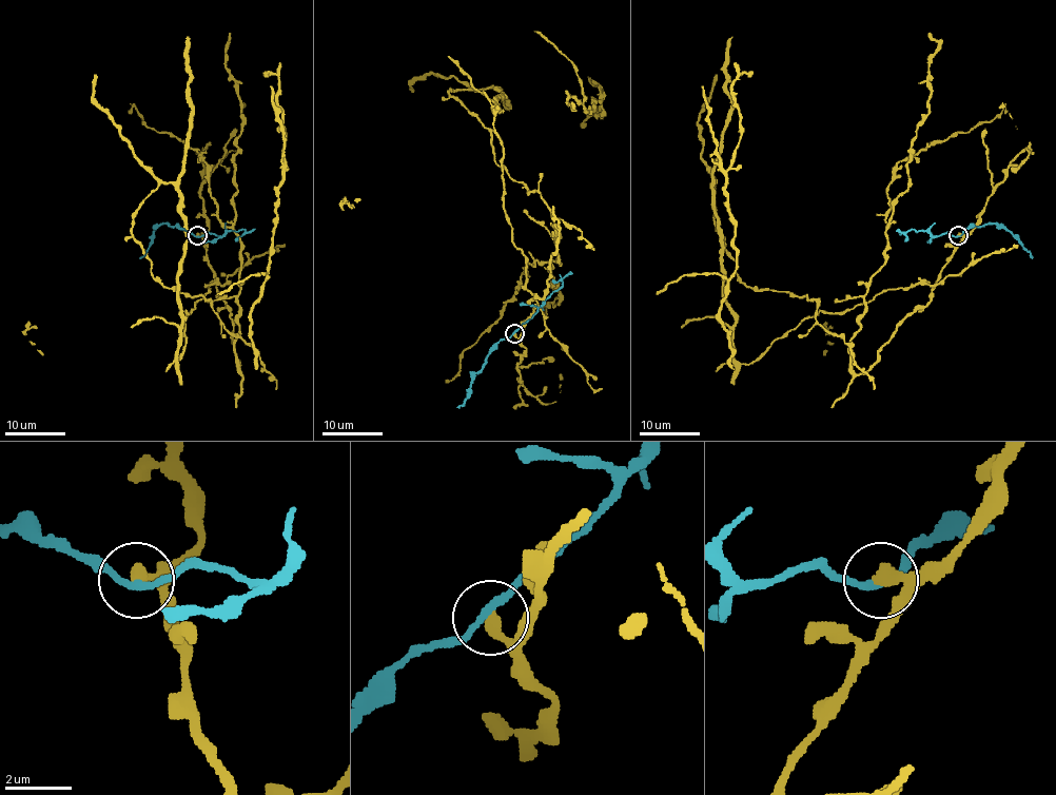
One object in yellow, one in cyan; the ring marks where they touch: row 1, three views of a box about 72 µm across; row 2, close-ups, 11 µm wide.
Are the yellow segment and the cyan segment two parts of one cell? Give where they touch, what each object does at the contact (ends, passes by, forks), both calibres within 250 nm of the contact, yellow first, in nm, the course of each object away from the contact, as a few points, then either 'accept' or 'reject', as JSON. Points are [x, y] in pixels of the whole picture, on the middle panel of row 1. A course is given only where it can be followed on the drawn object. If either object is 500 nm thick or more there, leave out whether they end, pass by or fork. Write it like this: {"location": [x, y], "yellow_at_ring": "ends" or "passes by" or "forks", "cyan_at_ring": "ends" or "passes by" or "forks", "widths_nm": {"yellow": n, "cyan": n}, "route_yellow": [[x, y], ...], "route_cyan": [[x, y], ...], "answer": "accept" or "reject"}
{"location": [514, 333], "yellow_at_ring": "ends", "cyan_at_ring": "passes by", "widths_nm": {"yellow": 400, "cyan": 200}, "route_yellow": [[514, 334], [536, 305], [505, 212], [492, 124], [504, 95], [449, 91], [490, 132], [494, 160], [593, 249]], "route_cyan": [[514, 334], [499, 342], [470, 387], [470, 394], [456, 407]], "answer": "reject"}

